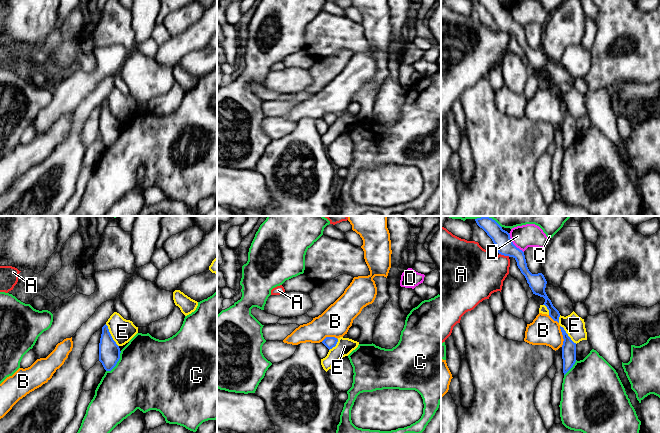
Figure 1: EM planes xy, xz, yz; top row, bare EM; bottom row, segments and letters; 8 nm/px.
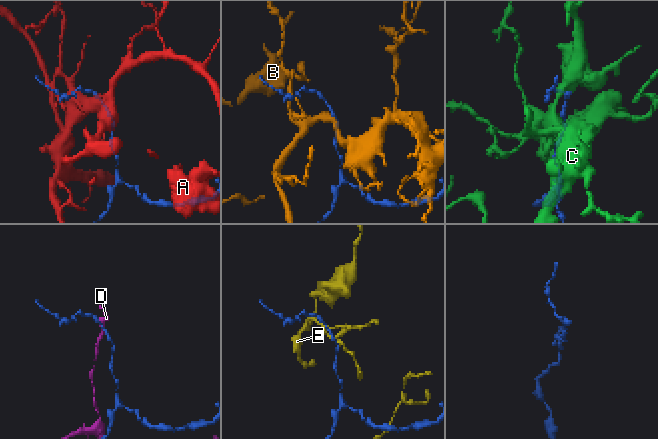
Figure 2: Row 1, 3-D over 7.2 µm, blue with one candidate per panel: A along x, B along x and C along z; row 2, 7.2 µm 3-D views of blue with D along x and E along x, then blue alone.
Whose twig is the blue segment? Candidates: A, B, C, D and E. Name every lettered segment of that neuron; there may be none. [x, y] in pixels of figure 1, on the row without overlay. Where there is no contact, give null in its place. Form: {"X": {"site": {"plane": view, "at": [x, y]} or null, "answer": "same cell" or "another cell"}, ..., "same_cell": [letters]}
{"A": {"site": {"plane": "yz", "at": [504, 31]}, "answer": "another cell"}, "B": {"site": {"plane": "yz", "at": [563, 112]}, "answer": "another cell"}, "C": {"site": {"plane": "xy", "at": [116, 139]}, "answer": "another cell"}, "D": {"site": {"plane": "yz", "at": [512, 19]}, "answer": "another cell"}, "E": {"site": {"plane": "xy", "at": [110, 111]}, "answer": "another cell"}, "same_cell": []}

